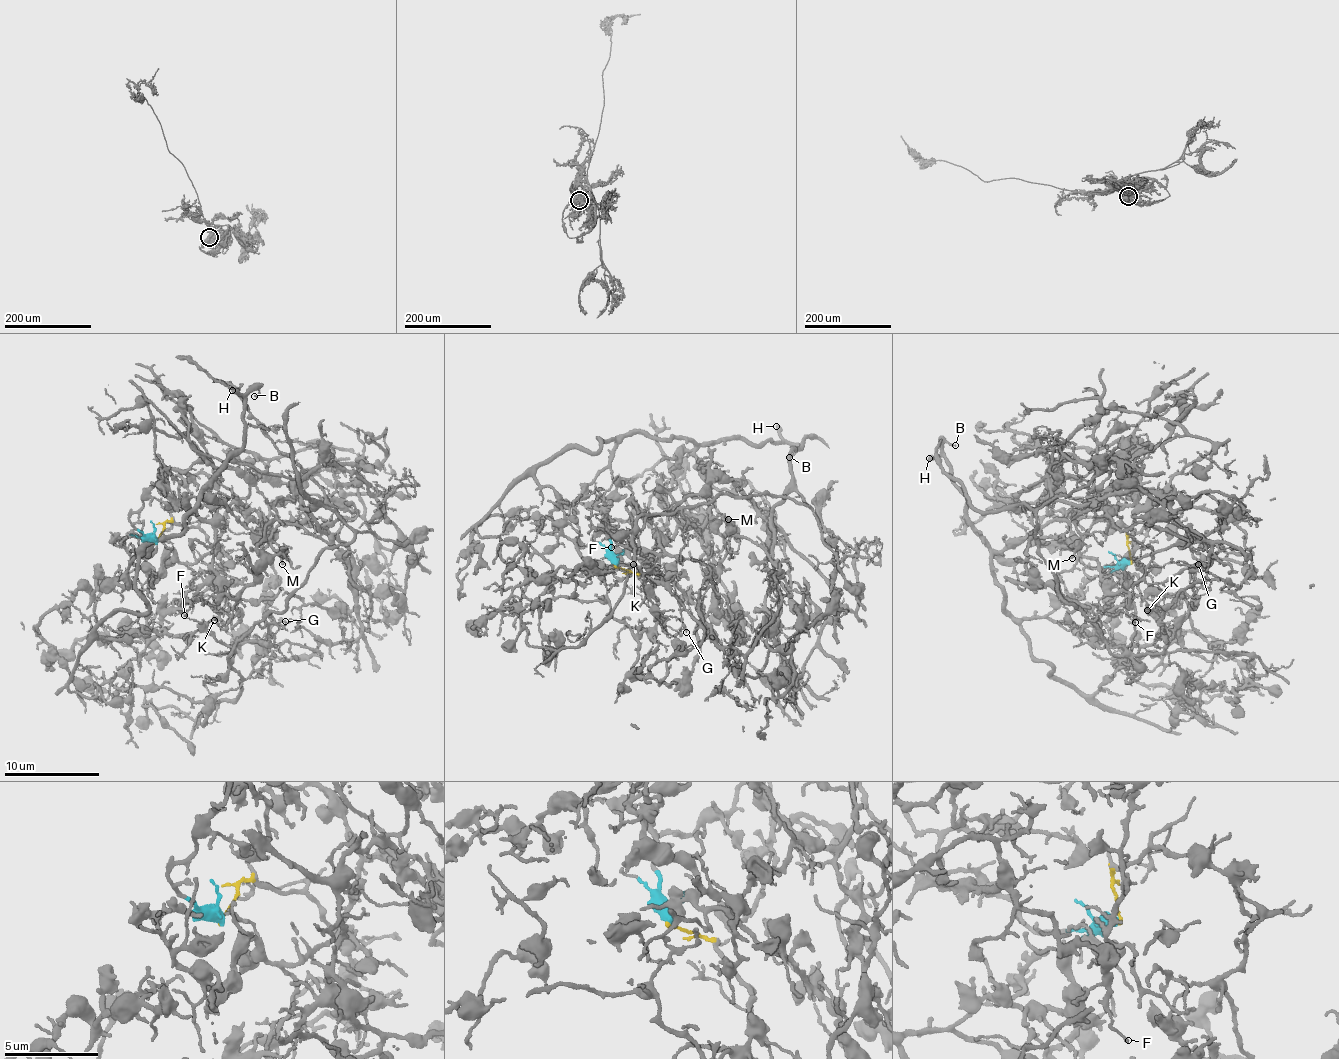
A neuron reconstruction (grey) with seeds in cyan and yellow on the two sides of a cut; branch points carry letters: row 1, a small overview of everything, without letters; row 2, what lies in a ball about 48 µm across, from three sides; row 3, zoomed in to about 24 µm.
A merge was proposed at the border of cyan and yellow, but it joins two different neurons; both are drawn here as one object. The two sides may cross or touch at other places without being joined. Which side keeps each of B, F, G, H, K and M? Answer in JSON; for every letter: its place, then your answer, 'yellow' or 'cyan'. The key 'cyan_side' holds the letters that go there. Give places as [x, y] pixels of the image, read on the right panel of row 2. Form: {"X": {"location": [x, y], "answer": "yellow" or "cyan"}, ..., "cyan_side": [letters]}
{"B": {"location": [955, 445], "answer": "cyan"}, "F": {"location": [1135, 622], "answer": "cyan"}, "G": {"location": [1198, 564], "answer": "yellow"}, "H": {"location": [929, 458], "answer": "cyan"}, "K": {"location": [1147, 610], "answer": "cyan"}, "M": {"location": [1072, 558], "answer": "cyan"}, "cyan_side": ["B", "F", "H", "K", "M"]}

